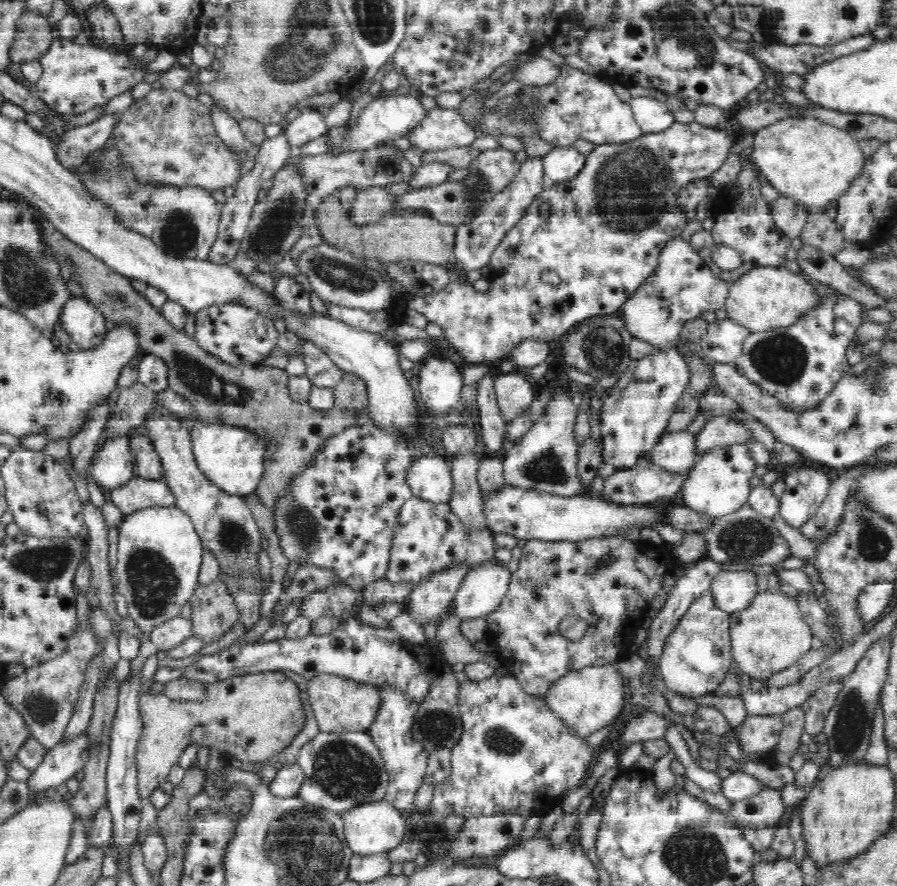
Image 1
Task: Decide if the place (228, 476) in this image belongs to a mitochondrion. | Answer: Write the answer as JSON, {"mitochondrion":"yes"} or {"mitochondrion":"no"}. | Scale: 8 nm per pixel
{"mitochondrion":"no"}

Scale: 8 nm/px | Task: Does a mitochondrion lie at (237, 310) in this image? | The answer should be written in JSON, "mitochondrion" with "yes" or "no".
{"mitochondrion":"no"}

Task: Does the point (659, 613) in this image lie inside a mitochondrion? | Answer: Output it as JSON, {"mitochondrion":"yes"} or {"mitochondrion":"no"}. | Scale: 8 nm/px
{"mitochondrion":"no"}

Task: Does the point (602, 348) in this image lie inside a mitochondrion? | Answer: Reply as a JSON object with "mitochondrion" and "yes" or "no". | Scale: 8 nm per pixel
{"mitochondrion":"yes"}

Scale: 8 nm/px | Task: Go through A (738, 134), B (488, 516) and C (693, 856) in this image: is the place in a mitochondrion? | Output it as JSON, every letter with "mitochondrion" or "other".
{"A":"other","B":"other","C":"mitochondrion"}

